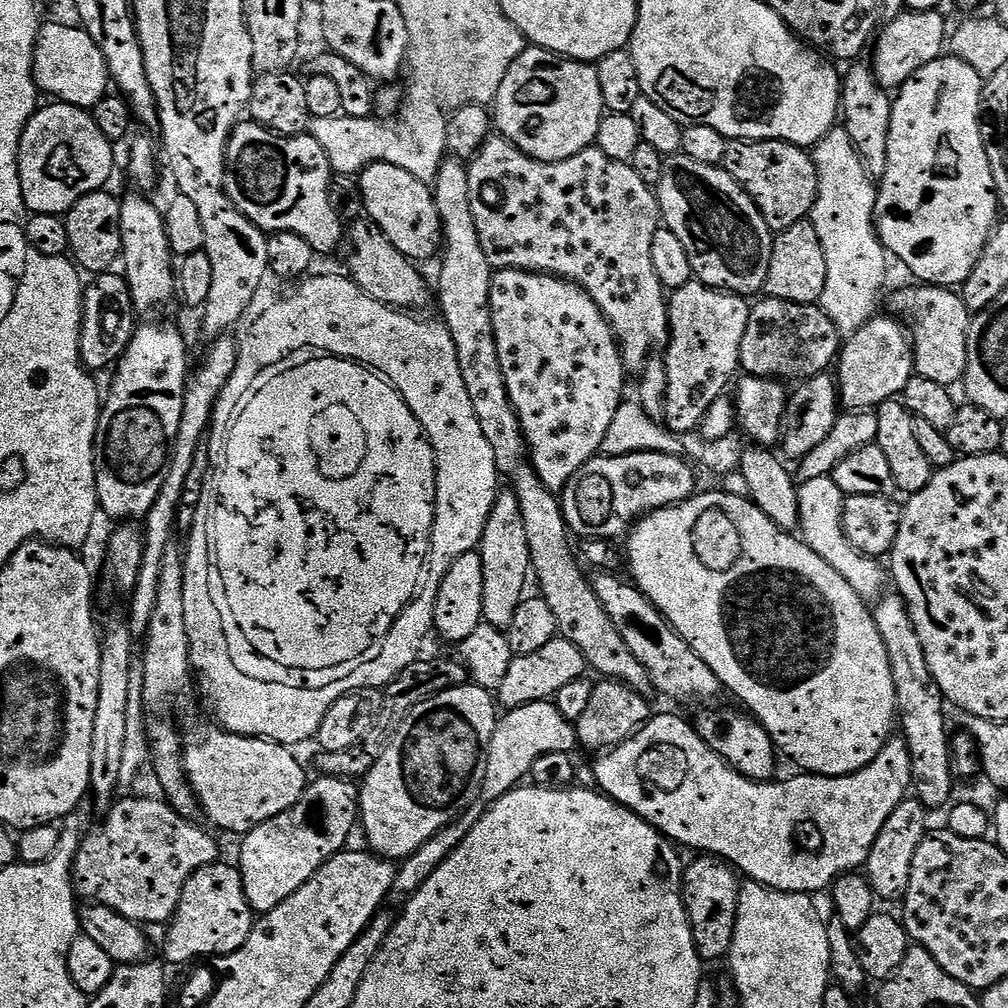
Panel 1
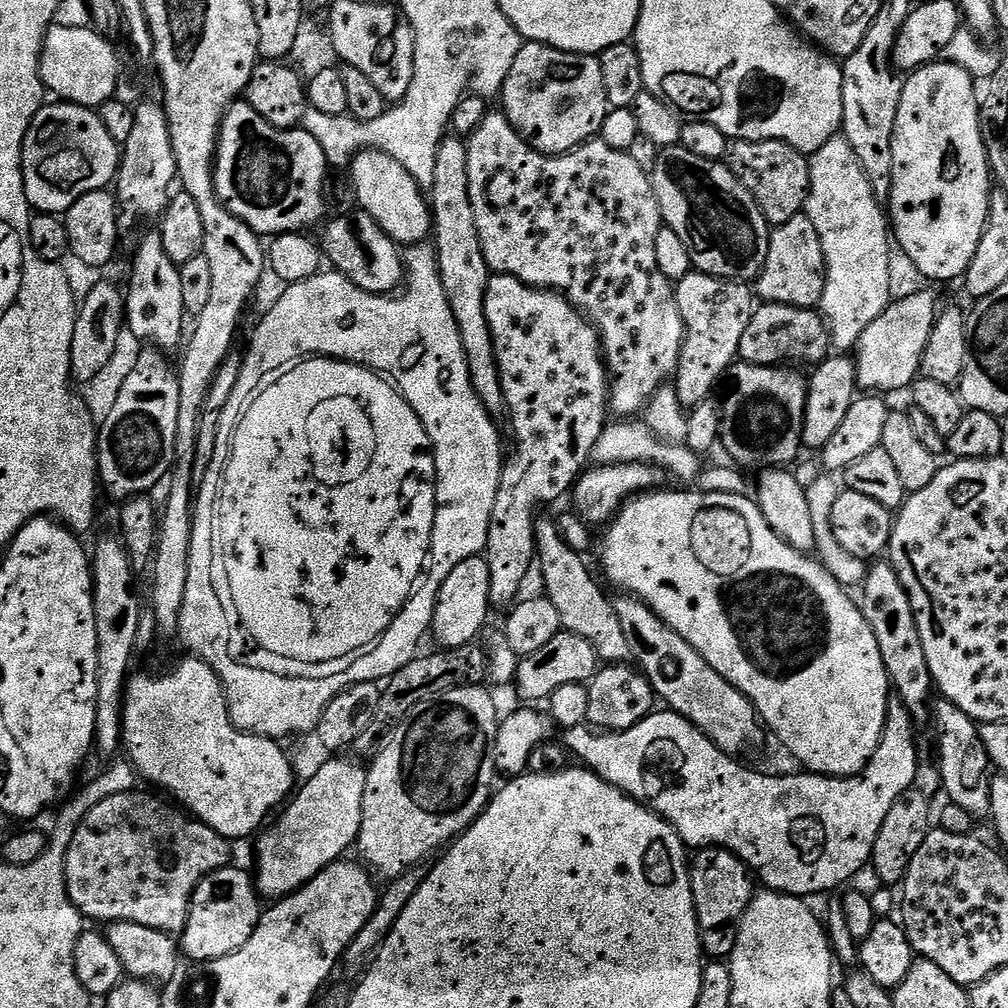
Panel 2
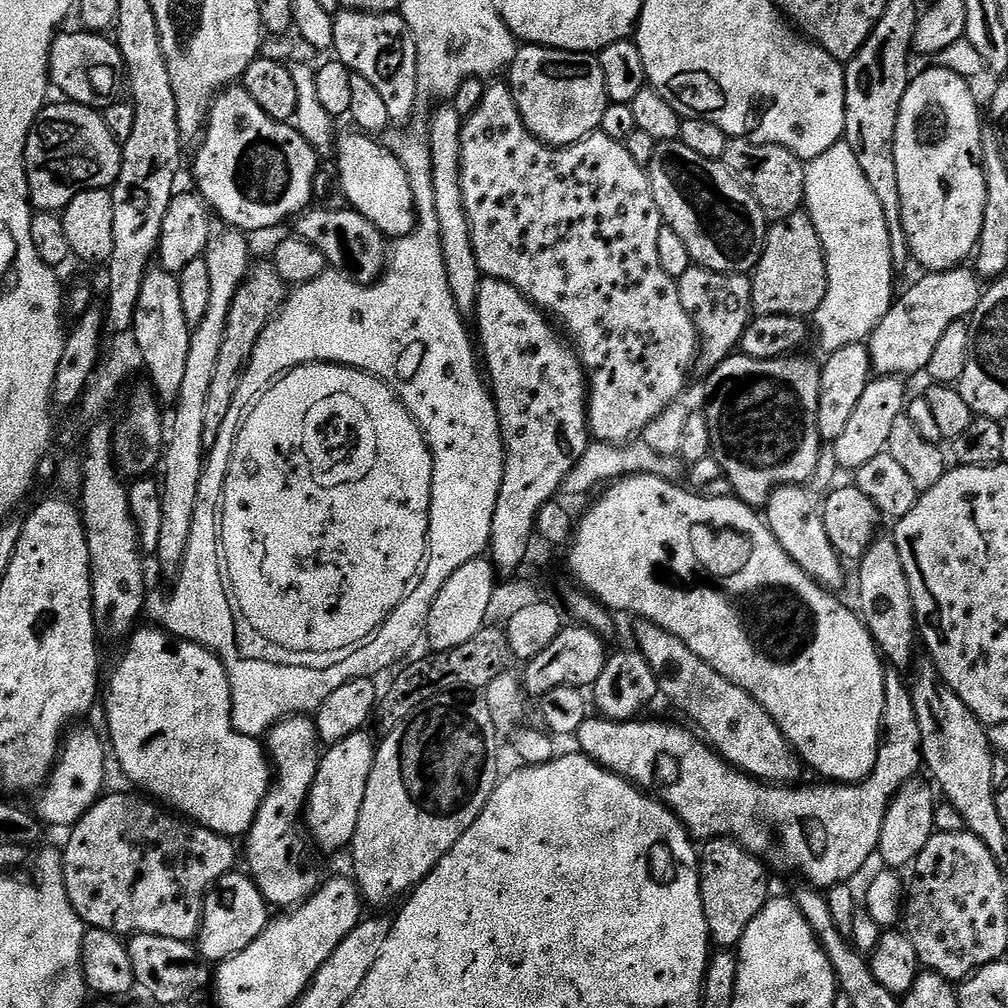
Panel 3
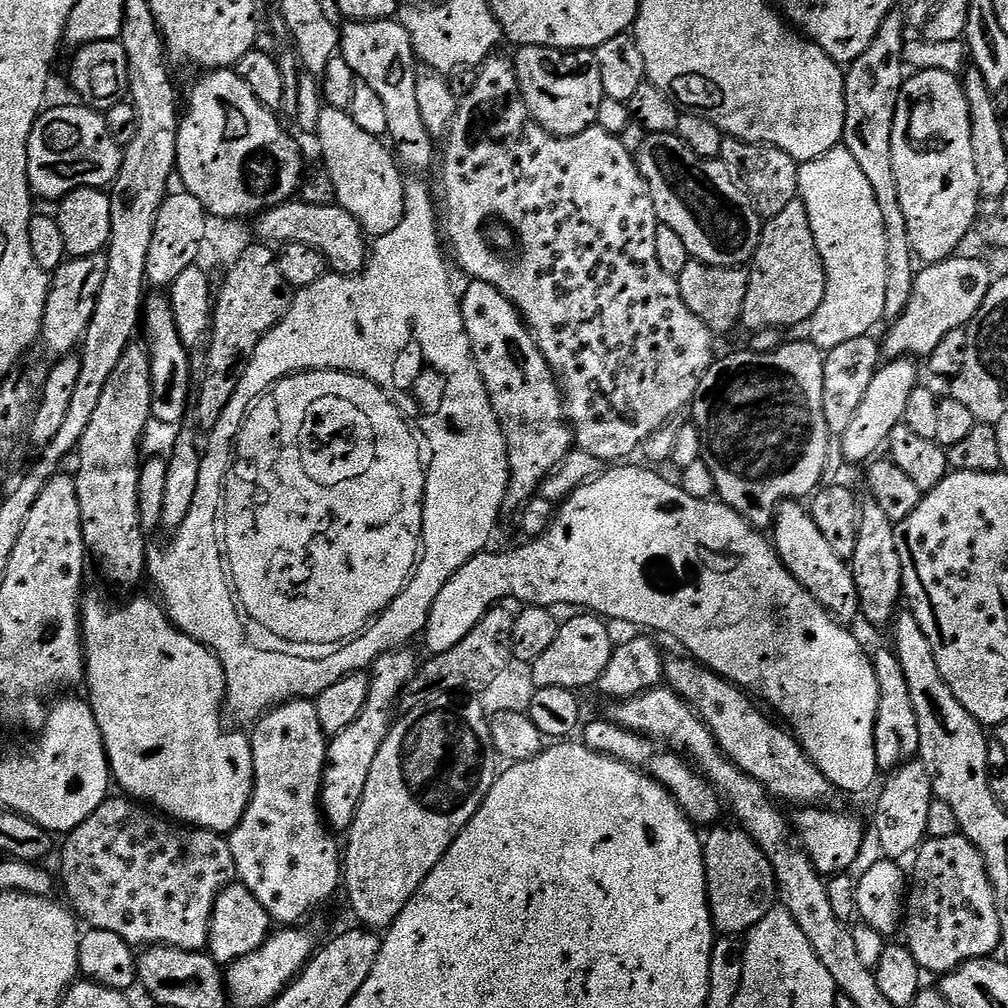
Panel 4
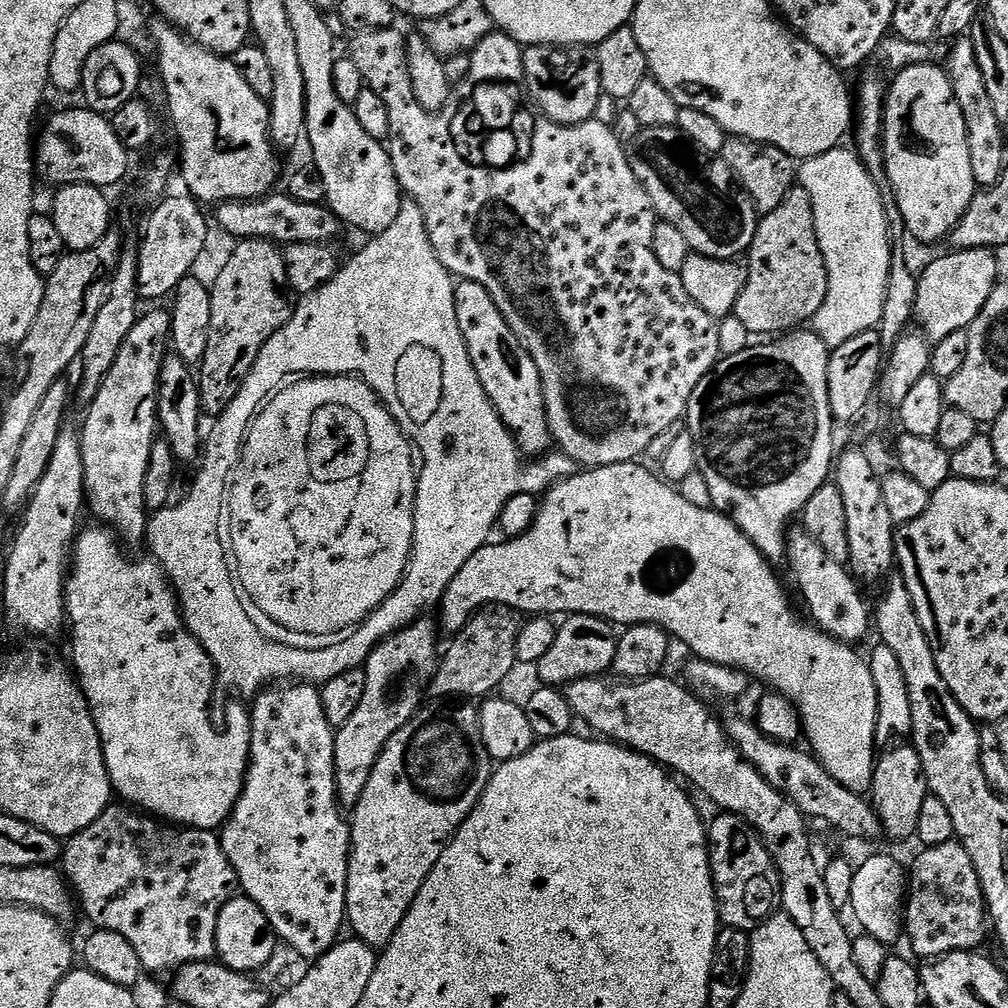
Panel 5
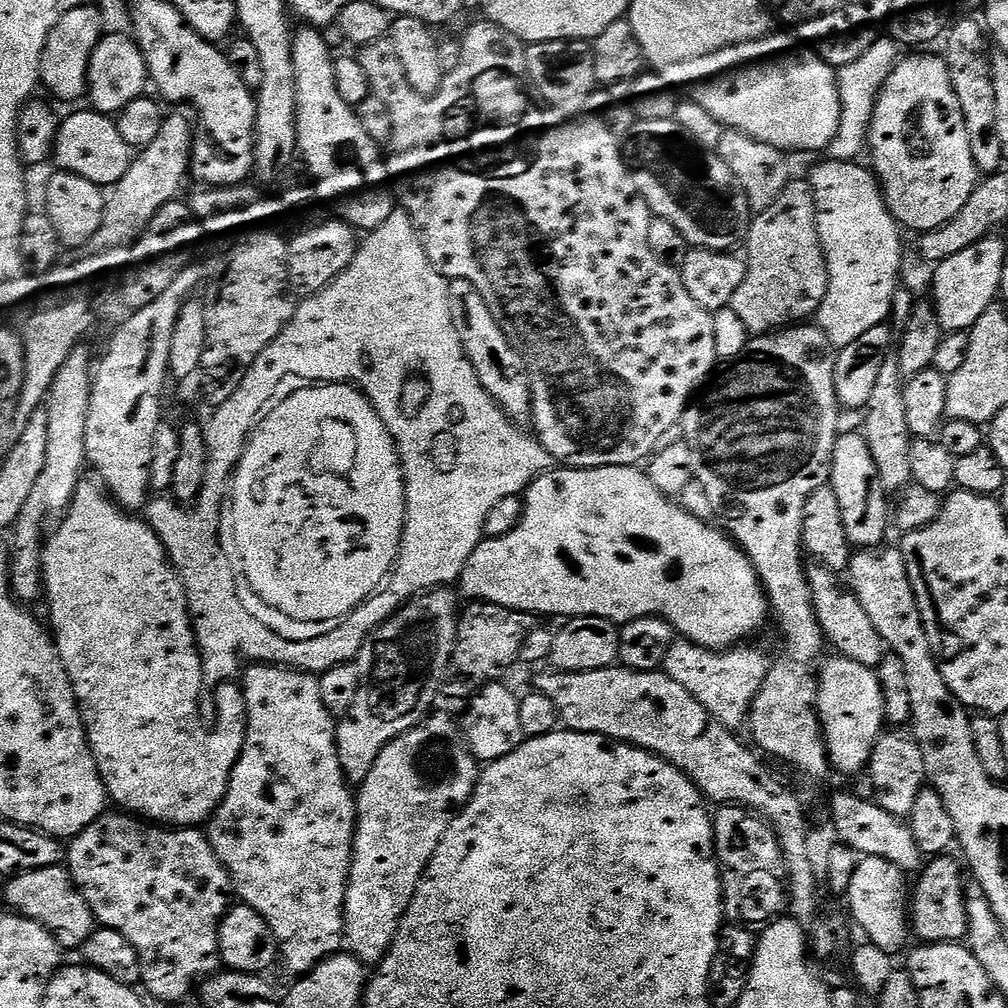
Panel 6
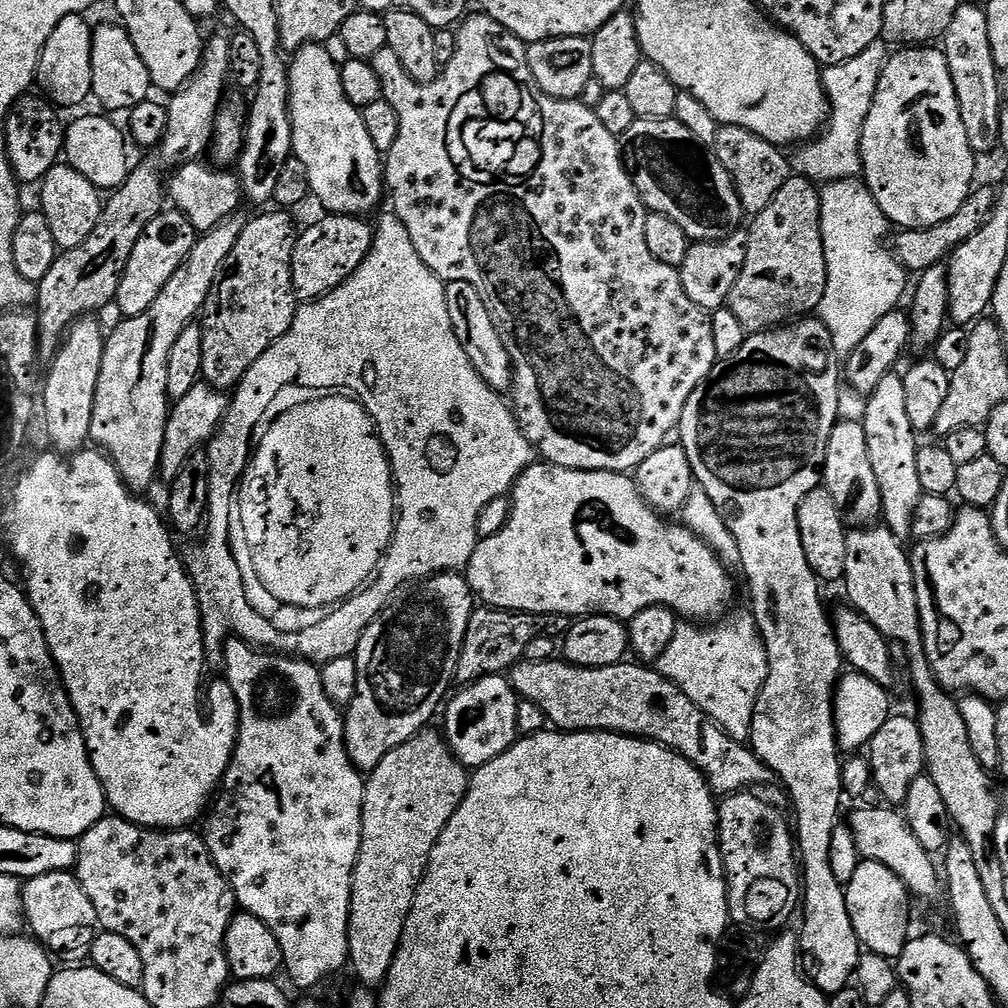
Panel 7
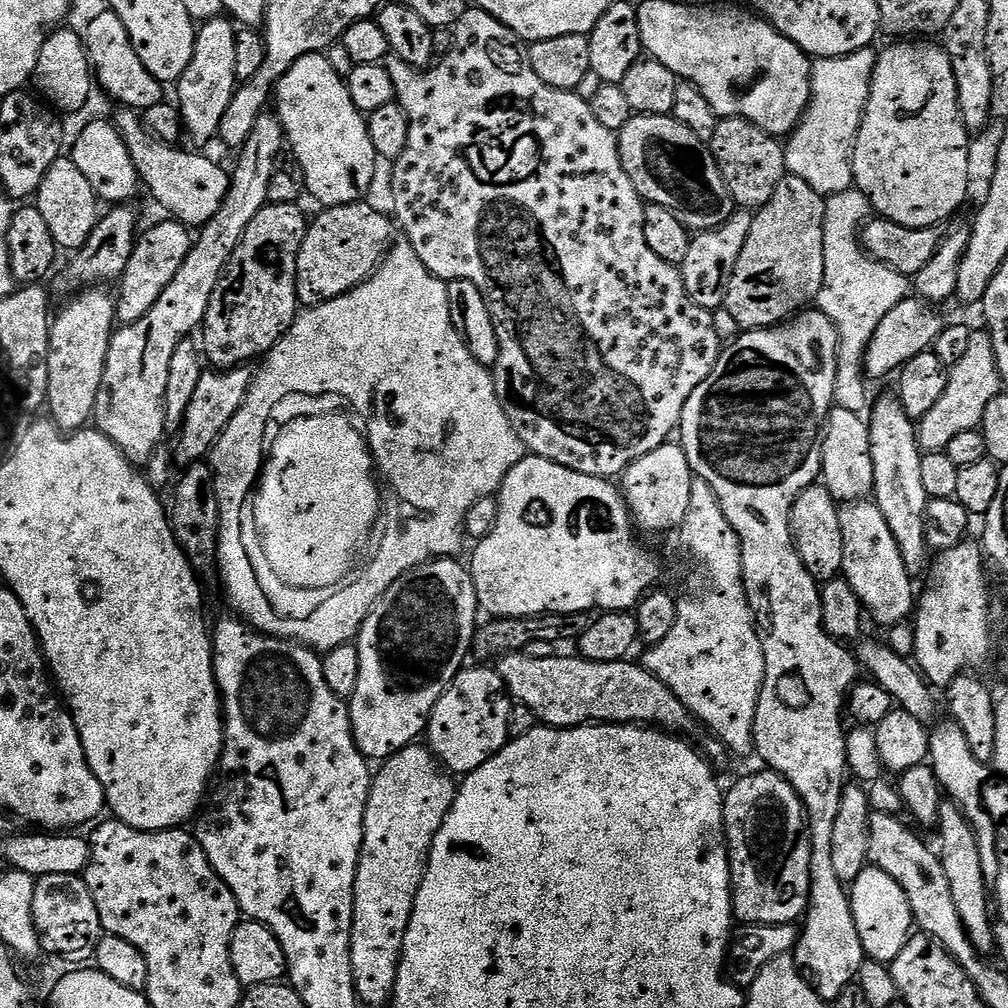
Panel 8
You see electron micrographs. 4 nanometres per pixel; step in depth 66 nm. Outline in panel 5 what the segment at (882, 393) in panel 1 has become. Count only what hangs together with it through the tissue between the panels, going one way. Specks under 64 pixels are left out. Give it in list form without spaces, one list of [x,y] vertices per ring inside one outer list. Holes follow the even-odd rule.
[[[991,248],[978,250],[949,251],[949,256],[940,256],[932,260],[918,276],[918,302],[915,319],[920,320],[919,327],[929,341],[935,342],[947,338],[955,332],[969,328],[978,318],[982,306],[996,289],[1000,268],[996,265],[997,253]]]

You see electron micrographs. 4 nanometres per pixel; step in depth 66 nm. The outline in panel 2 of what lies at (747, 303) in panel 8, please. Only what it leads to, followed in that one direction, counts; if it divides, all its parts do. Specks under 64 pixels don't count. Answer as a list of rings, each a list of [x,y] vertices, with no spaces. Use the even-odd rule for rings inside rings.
[[[801,214],[771,229],[766,266],[754,281],[754,292],[761,301],[770,304],[816,308],[824,293],[825,275],[820,235],[818,230],[814,230],[814,222],[810,222],[807,214]]]

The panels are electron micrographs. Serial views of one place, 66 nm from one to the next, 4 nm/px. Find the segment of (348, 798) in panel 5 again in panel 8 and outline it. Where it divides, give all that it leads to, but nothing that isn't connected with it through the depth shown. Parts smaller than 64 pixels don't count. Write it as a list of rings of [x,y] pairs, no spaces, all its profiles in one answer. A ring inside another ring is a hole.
[[[437,558],[427,560],[422,566],[418,566],[414,570],[410,570],[406,574],[402,574],[402,578],[398,578],[390,586],[390,590],[386,590],[386,594],[382,594],[382,598],[370,610],[370,614],[366,618],[366,622],[362,626],[360,635],[356,637],[354,643],[358,650],[358,686],[354,690],[354,694],[350,697],[348,713],[352,719],[352,733],[354,734],[354,742],[358,746],[358,750],[364,755],[365,760],[369,762],[383,762],[389,760],[394,754],[398,754],[403,748],[408,748],[411,744],[417,743],[425,735],[428,719],[434,710],[434,706],[438,702],[438,698],[442,698],[442,694],[450,686],[453,678],[460,673],[461,668],[465,667],[464,660],[474,648],[476,638],[476,629],[478,627],[478,619],[476,615],[481,615],[482,609],[476,591],[474,590],[474,582],[472,581],[472,573],[467,567],[460,565],[461,561],[456,558]]]

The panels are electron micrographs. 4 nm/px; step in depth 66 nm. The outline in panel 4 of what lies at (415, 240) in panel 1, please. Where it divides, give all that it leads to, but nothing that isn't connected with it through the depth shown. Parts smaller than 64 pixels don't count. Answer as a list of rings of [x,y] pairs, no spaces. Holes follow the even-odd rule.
[[[327,106],[321,107],[315,135],[320,136],[320,152],[324,155],[323,167],[327,168],[330,178],[334,178],[336,203],[360,223],[360,227],[369,237],[375,238],[382,234],[390,234],[390,230],[394,230],[404,217],[404,190],[406,187],[405,177],[400,177],[402,168],[393,149],[381,137],[366,134],[366,130],[354,126],[352,117],[347,112]]]

